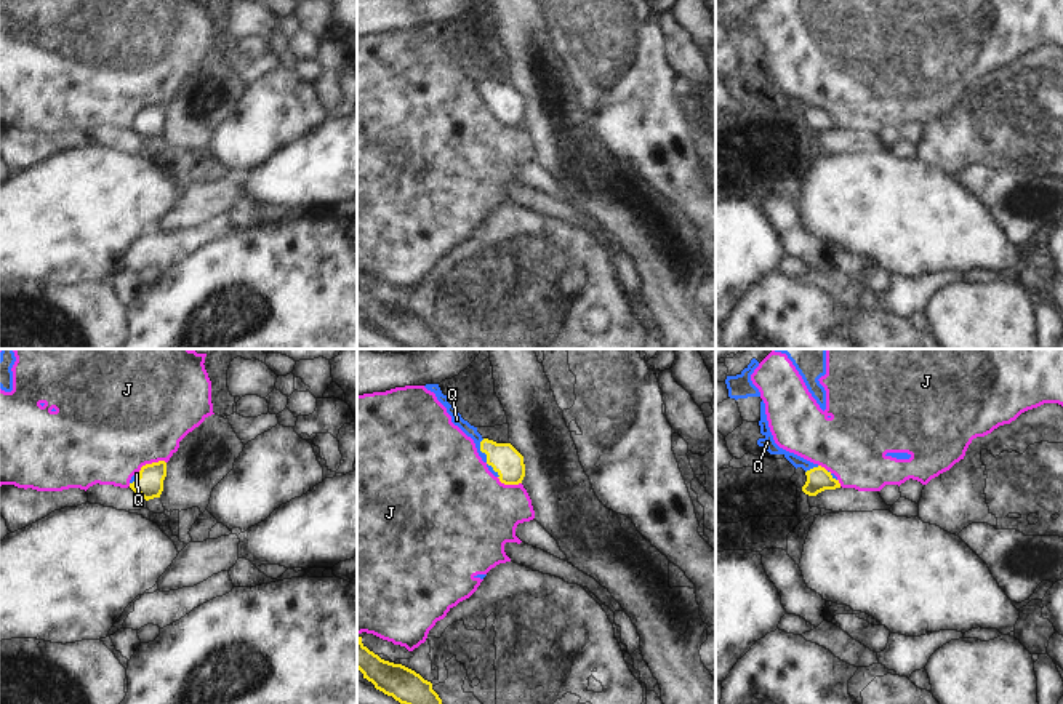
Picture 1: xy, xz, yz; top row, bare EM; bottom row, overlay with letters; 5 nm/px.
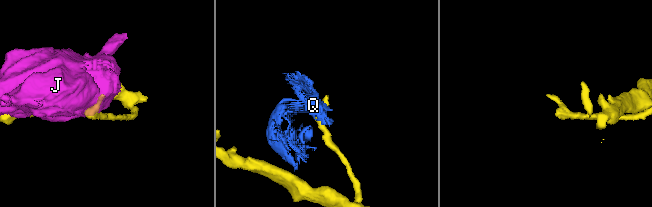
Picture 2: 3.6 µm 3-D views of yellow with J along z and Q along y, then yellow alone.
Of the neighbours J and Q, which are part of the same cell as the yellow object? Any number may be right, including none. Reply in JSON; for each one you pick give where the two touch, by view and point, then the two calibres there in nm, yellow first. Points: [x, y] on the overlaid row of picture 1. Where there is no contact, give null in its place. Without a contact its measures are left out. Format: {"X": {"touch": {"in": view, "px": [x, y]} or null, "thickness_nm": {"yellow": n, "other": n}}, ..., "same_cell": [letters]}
{"same_cell": []}

